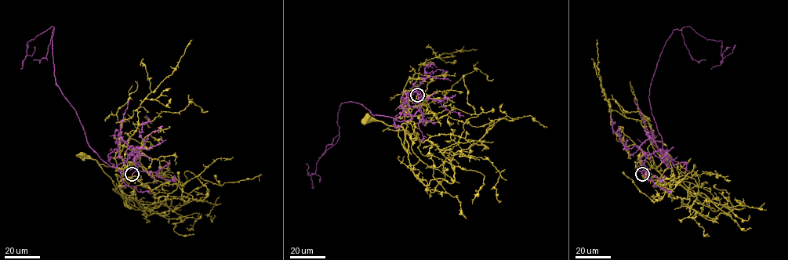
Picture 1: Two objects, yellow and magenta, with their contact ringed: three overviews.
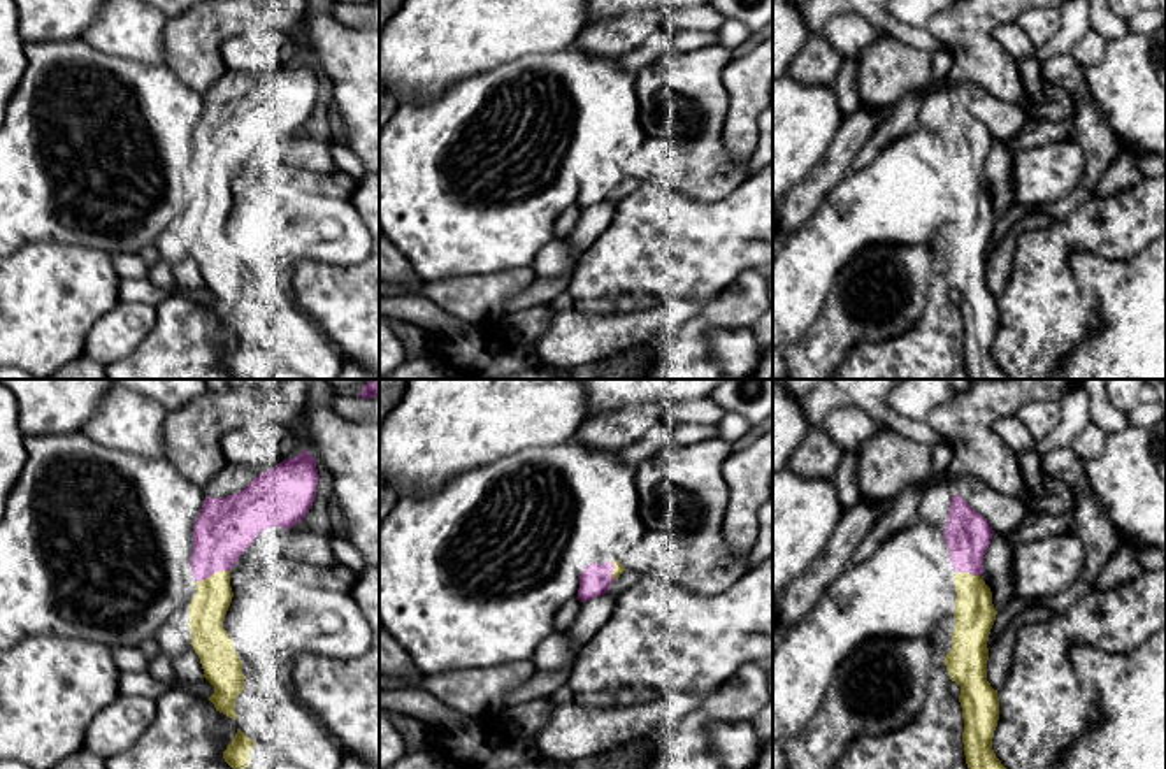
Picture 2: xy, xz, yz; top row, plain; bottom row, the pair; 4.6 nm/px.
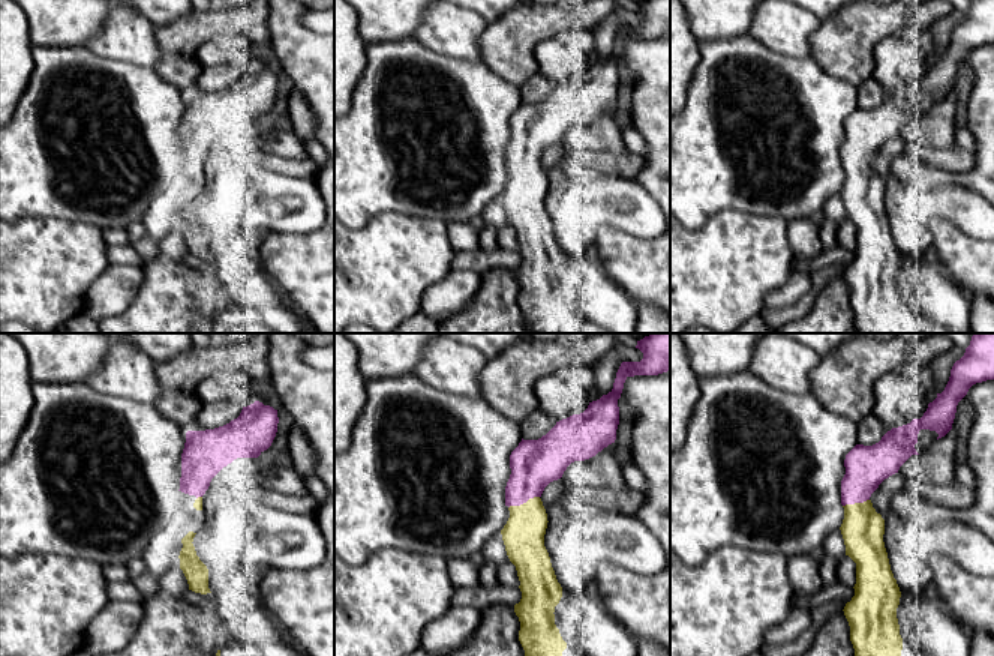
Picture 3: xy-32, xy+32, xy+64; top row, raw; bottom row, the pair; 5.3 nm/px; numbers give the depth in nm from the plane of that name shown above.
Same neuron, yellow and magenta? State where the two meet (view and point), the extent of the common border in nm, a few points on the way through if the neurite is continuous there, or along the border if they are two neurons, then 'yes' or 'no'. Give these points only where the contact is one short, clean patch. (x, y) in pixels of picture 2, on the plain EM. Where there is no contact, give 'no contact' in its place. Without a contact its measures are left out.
xy (215, 179) | 160 nm | no

